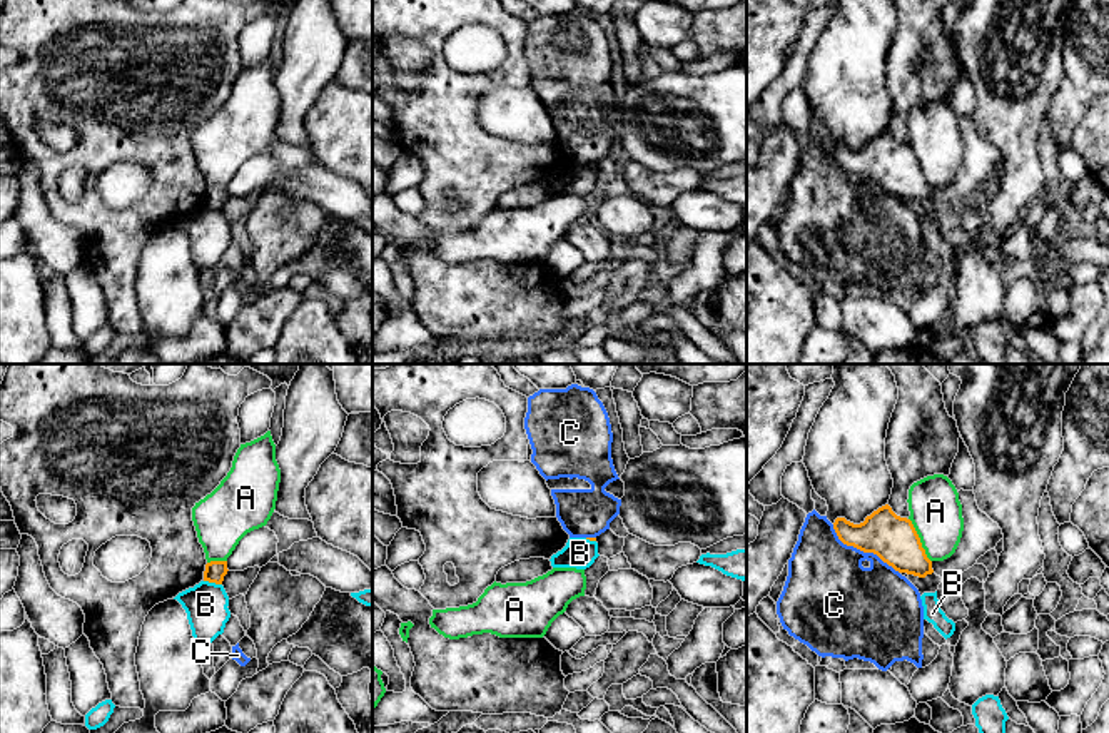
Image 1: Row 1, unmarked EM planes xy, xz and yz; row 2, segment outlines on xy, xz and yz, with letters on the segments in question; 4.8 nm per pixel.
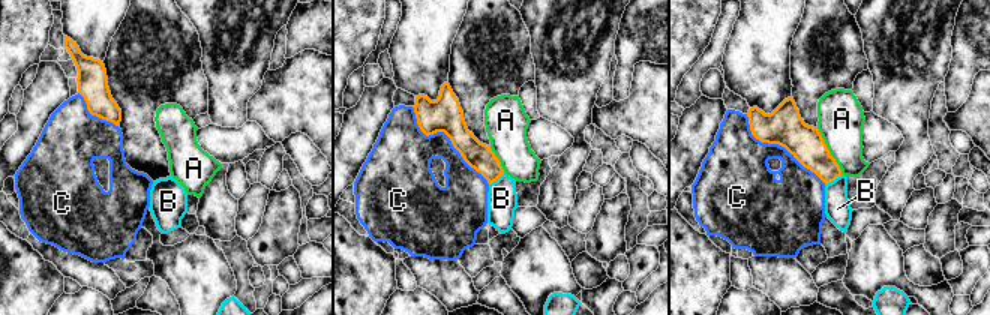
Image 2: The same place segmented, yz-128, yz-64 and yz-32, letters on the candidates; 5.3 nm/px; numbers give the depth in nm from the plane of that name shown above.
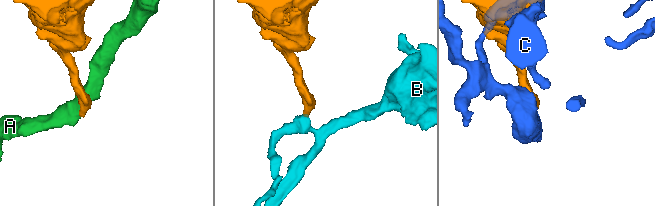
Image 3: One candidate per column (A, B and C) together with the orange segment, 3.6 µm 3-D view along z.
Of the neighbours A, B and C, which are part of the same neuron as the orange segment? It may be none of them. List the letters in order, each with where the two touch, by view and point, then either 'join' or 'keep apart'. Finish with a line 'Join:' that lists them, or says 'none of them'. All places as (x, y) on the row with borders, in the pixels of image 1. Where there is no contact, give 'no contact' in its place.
A: contact yz (919, 540); keep apart
B: contact xy (212, 581); keep apart
C: contact yz (862, 550); keep apart
Join: none of them

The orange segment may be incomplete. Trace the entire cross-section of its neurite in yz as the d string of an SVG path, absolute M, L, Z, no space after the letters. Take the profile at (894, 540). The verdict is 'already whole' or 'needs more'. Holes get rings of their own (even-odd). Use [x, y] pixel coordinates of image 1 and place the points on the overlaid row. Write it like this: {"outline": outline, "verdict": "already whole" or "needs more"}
{"outline": "M889 504L874 511L860 524L837 518L833 529L843 544L877 554L899 573L919 578L934 573L912 521L897 516Z", "verdict": "already whole"}

